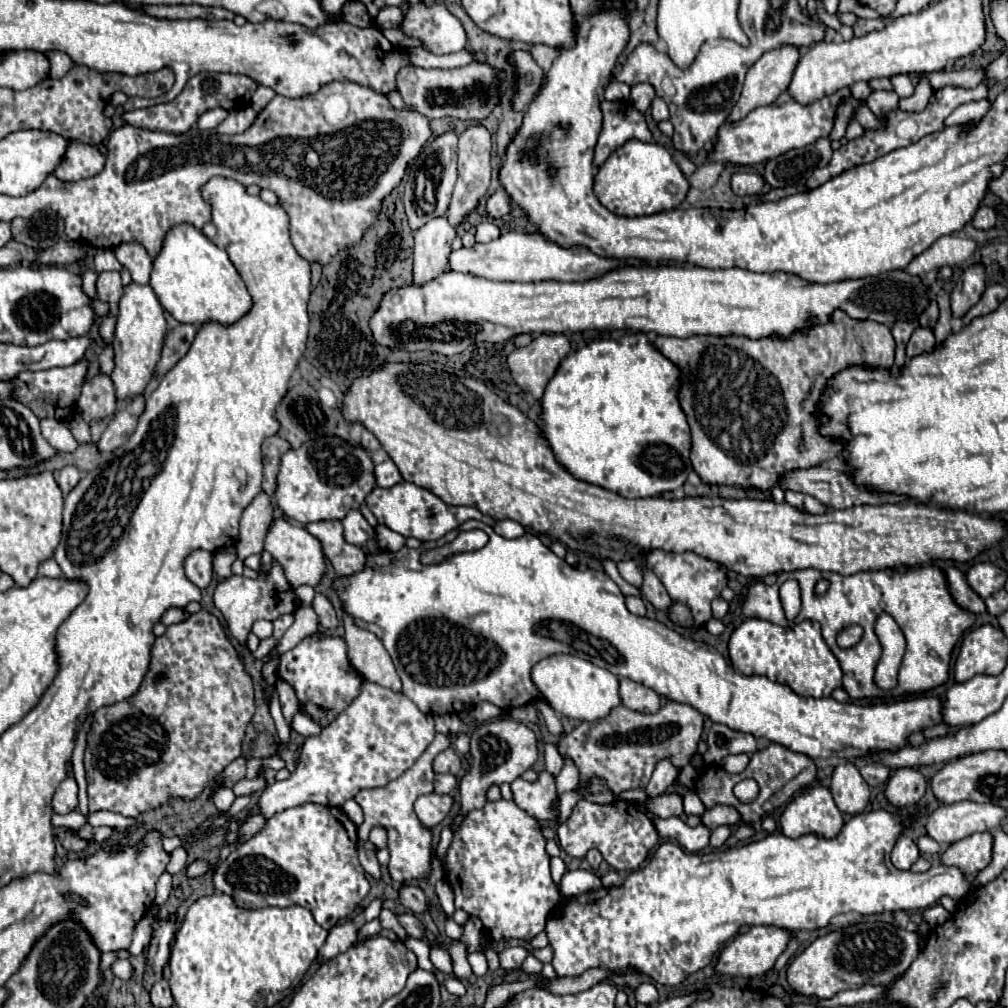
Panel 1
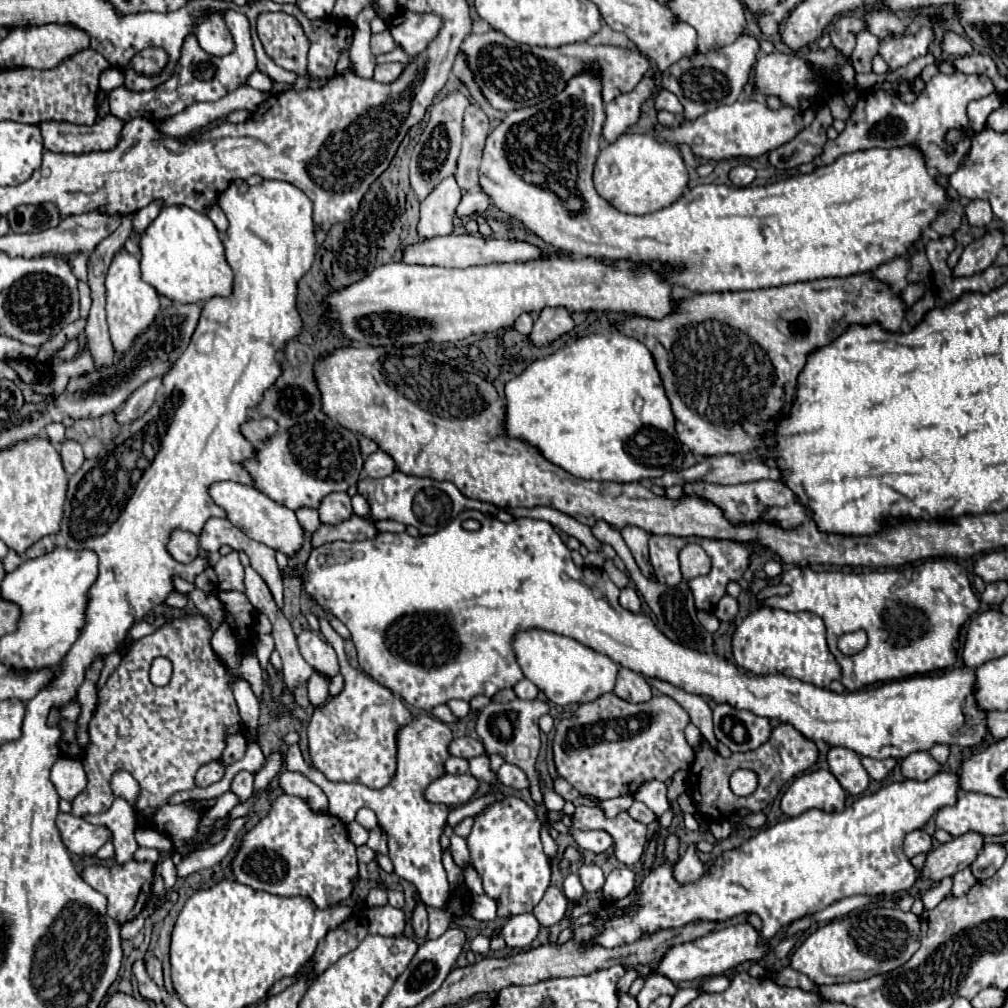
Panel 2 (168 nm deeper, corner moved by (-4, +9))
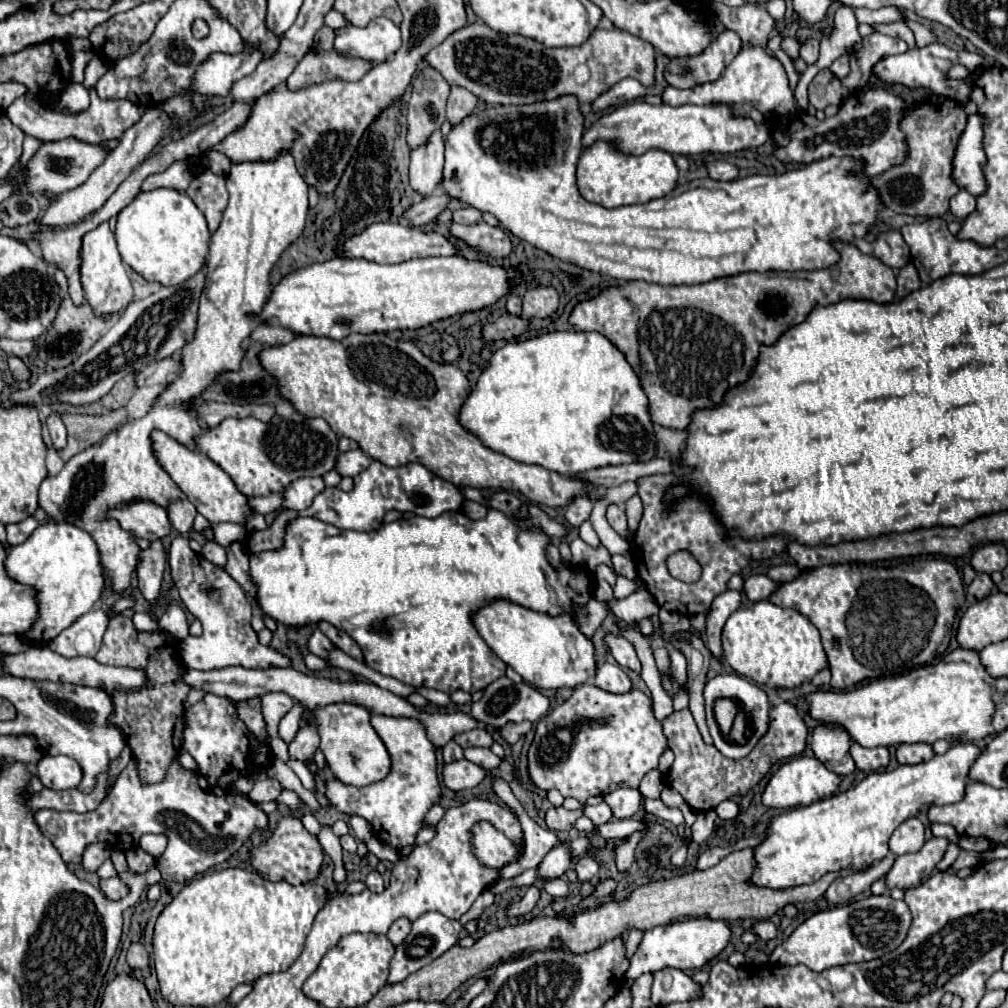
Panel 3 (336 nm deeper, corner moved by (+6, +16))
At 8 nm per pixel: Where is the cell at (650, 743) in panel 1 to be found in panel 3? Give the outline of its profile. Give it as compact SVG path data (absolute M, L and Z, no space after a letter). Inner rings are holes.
M581 684L573 690L571 698L561 706L543 716L535 728L535 738L527 752L527 770L531 782L543 790L559 790L565 798L571 796L581 804L587 802L589 796L605 796L619 786L639 788L641 778L657 768L657 760L661 752L667 748L667 738L663 734L661 722L655 720L651 698L639 690L631 690L627 694L611 694L593 684Z

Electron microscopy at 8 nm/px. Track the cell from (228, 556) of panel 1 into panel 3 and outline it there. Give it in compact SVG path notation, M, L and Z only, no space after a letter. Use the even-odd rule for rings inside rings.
M175 602L161 616L159 630L173 636L173 638L177 638L177 640L183 640L183 638L189 636L189 624L185 620L185 612Z

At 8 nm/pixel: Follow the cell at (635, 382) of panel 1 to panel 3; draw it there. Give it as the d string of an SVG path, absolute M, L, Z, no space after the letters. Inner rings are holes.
M575 330L551 332L523 342L507 342L499 348L467 394L467 400L459 410L459 422L487 448L501 452L511 460L537 464L565 476L609 464L647 462L657 450L645 392L625 356L603 334Z

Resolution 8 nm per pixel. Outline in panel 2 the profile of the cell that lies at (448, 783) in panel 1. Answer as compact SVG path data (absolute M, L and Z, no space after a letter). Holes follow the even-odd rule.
M449 757L445 761L445 773L451 773L451 775L463 775L469 771L469 765L465 759L461 757Z

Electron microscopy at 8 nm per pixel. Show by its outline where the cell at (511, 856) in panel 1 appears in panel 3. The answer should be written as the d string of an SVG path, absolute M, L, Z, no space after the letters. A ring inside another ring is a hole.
M479 822L473 828L473 848L477 858L491 868L503 868L509 862L517 860L517 848L497 832L489 822Z

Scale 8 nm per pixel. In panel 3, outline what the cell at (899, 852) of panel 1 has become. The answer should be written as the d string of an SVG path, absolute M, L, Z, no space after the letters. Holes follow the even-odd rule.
M909 818L909 820L901 822L895 828L895 832L891 834L889 850L895 856L899 856L899 854L907 854L907 852L919 852L923 844L925 844L923 824L917 818Z

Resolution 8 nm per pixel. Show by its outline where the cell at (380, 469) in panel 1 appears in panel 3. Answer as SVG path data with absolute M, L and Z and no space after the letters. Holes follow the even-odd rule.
M349 450L349 452L343 452L339 454L339 460L335 464L335 470L341 474L341 476L357 476L359 472L363 472L367 466L369 466L371 458L367 458L361 450Z

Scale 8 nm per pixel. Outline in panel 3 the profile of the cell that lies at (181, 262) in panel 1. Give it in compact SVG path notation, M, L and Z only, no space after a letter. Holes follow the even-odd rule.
M157 188L139 192L117 216L115 240L121 258L145 280L155 280L165 286L183 284L201 270L209 252L209 228L205 216L195 202L179 190Z

